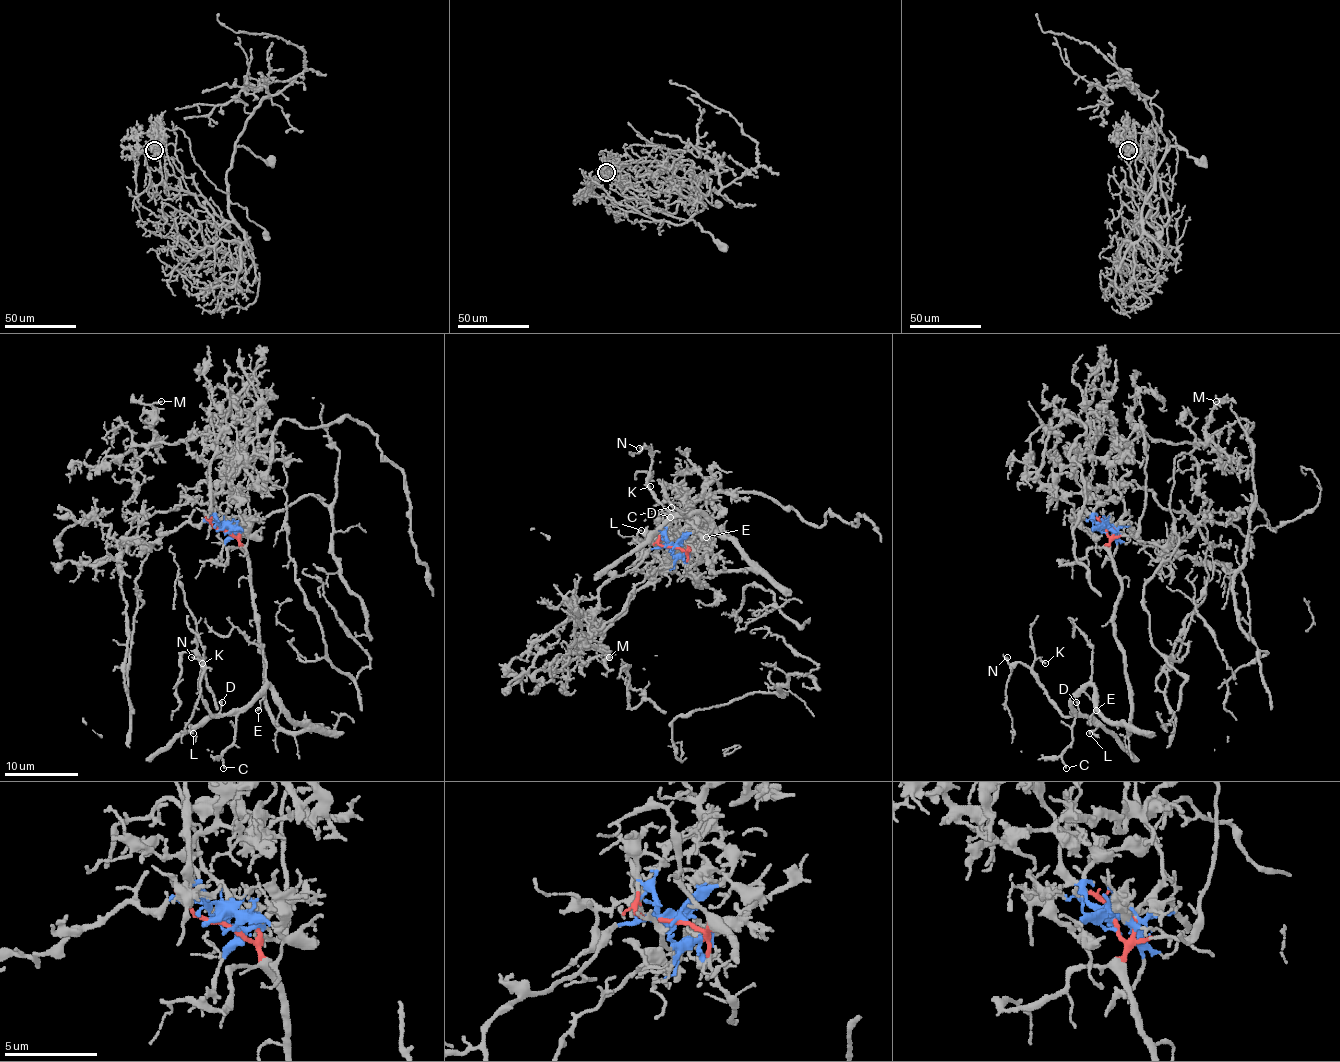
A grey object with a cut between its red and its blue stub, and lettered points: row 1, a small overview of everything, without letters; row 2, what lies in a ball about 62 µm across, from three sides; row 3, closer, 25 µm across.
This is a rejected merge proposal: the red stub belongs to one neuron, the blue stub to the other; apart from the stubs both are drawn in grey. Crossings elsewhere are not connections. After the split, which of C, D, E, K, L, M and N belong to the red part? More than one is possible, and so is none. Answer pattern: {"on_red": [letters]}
{"on_red": ["C", "D", "E", "K", "L", "N"]}

